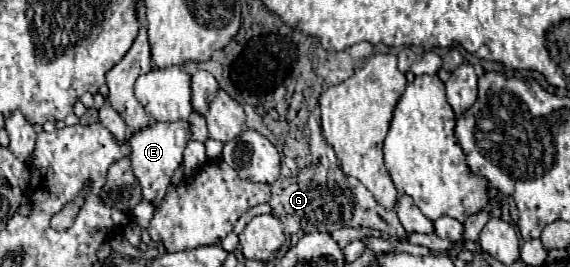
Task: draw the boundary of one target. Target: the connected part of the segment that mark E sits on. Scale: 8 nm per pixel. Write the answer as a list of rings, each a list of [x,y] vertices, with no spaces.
[[[178,121],[178,123],[154,123],[138,133],[132,133],[130,137],[130,163],[136,179],[142,187],[142,201],[160,203],[166,195],[166,187],[170,185],[170,179],[178,165],[182,163],[182,153],[186,149],[186,143],[190,141],[190,123]]]

